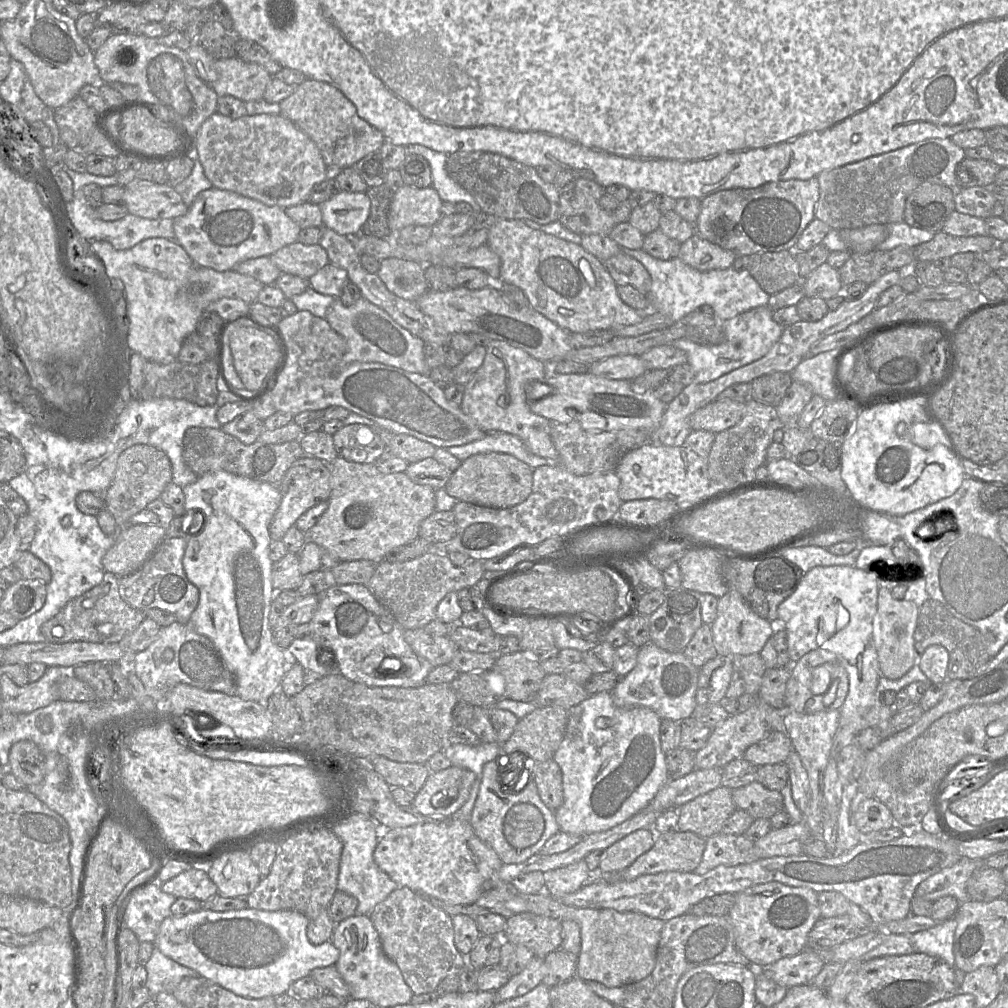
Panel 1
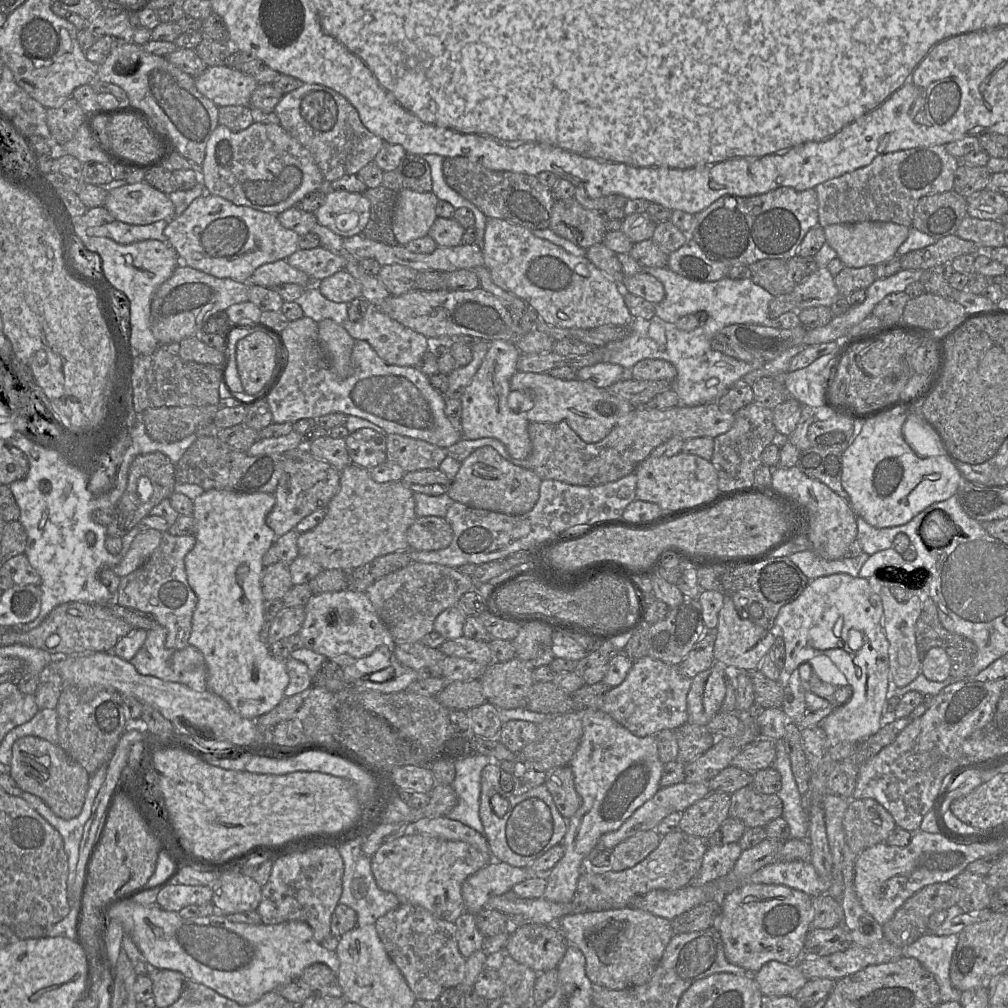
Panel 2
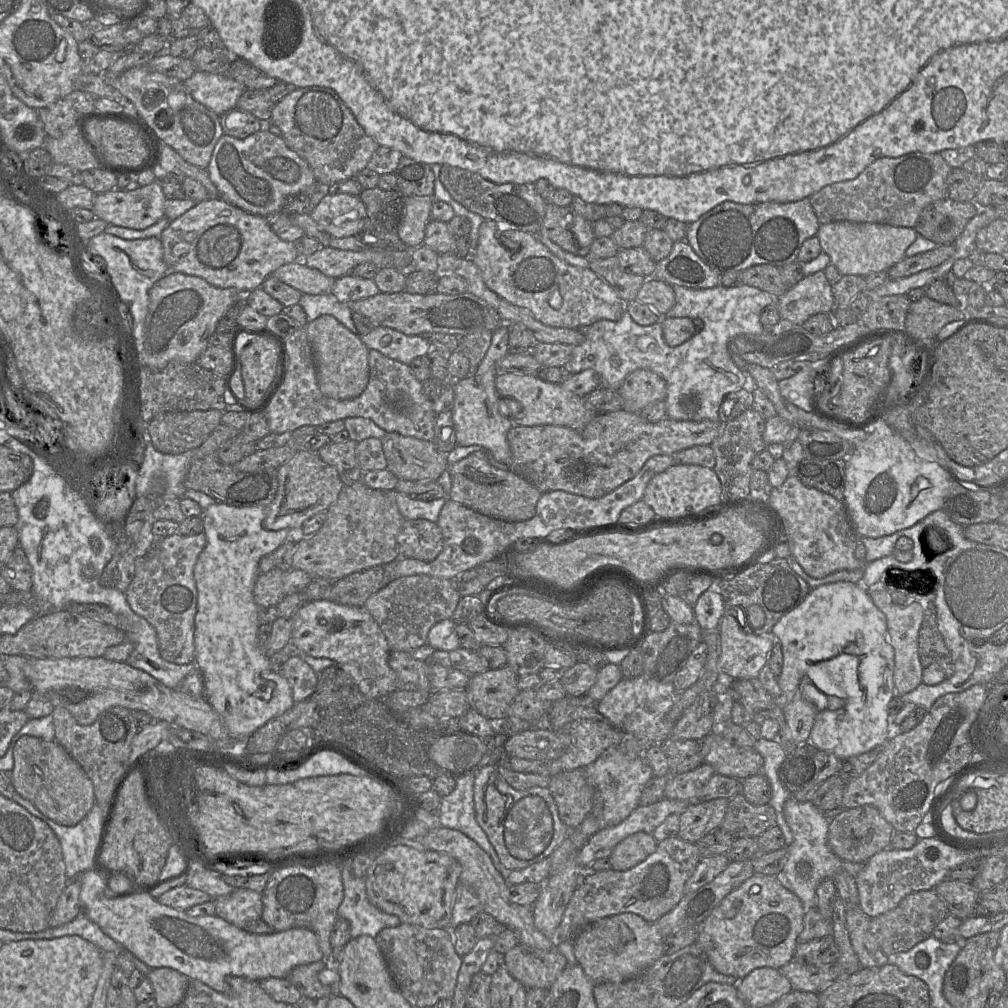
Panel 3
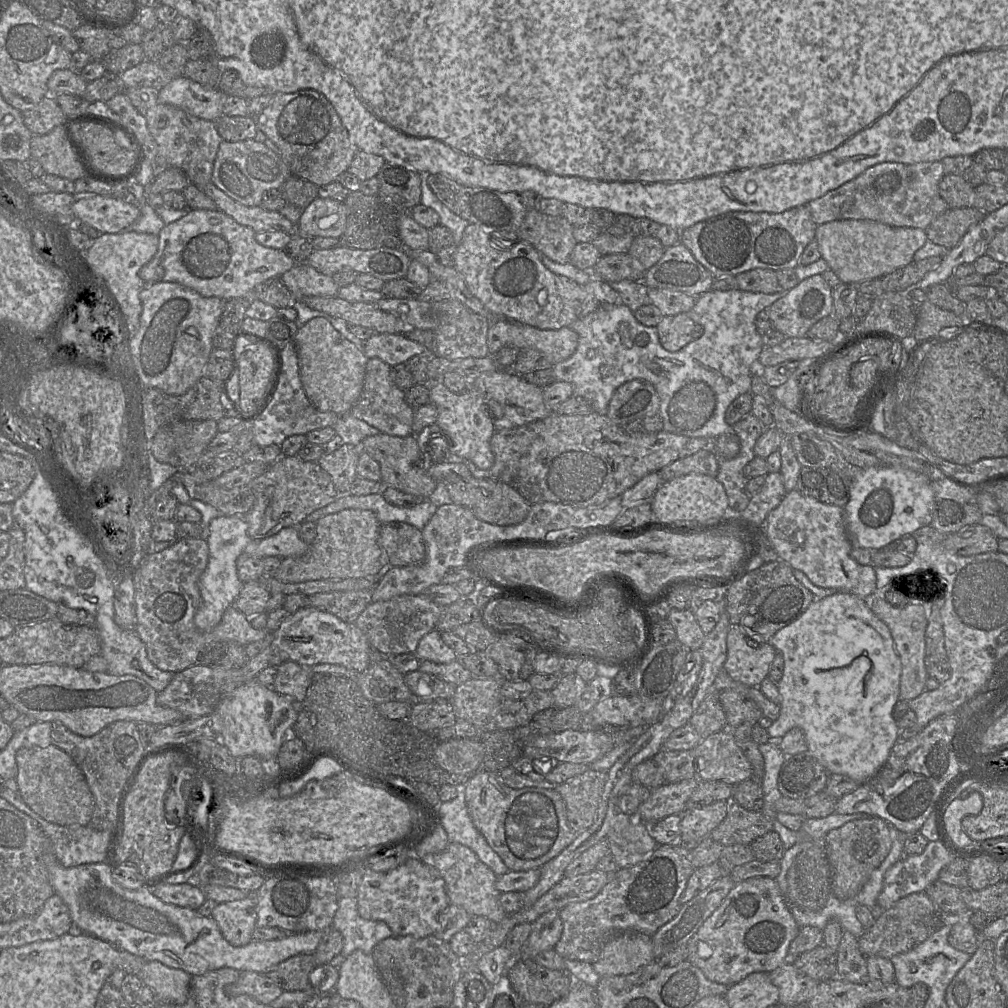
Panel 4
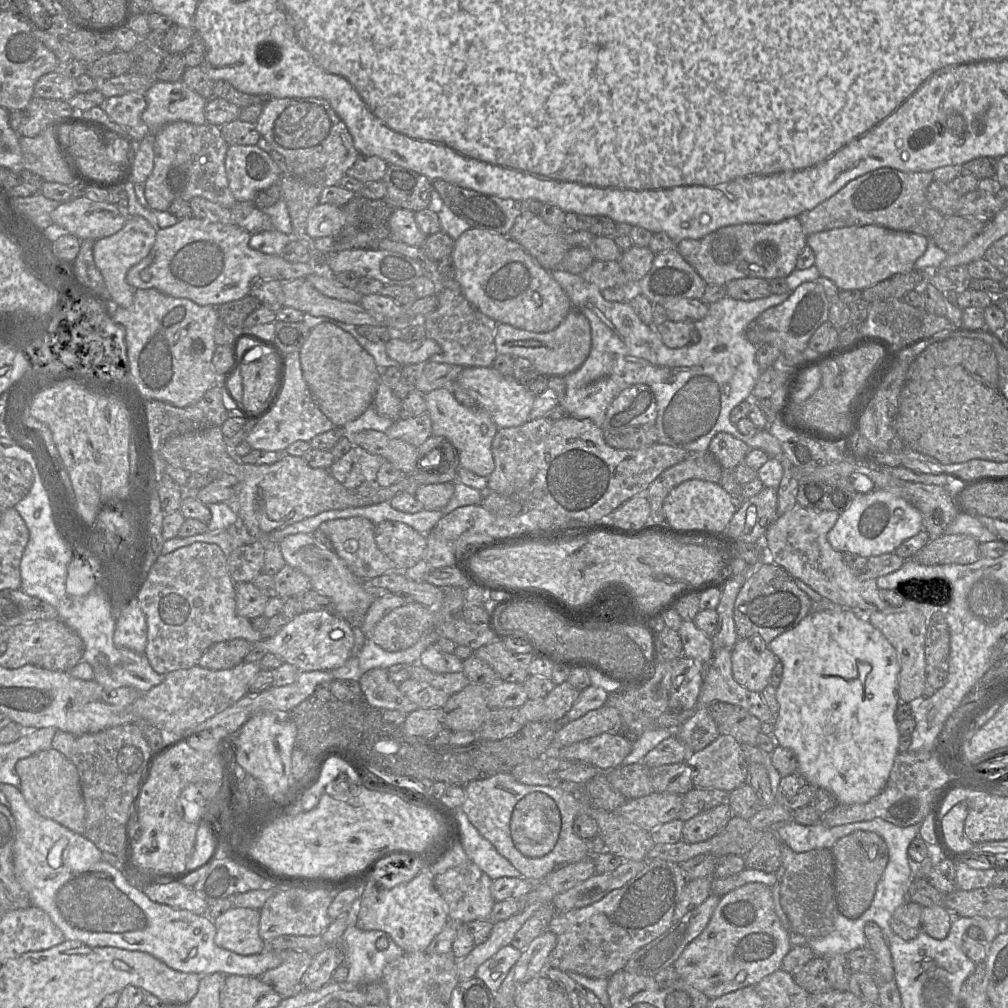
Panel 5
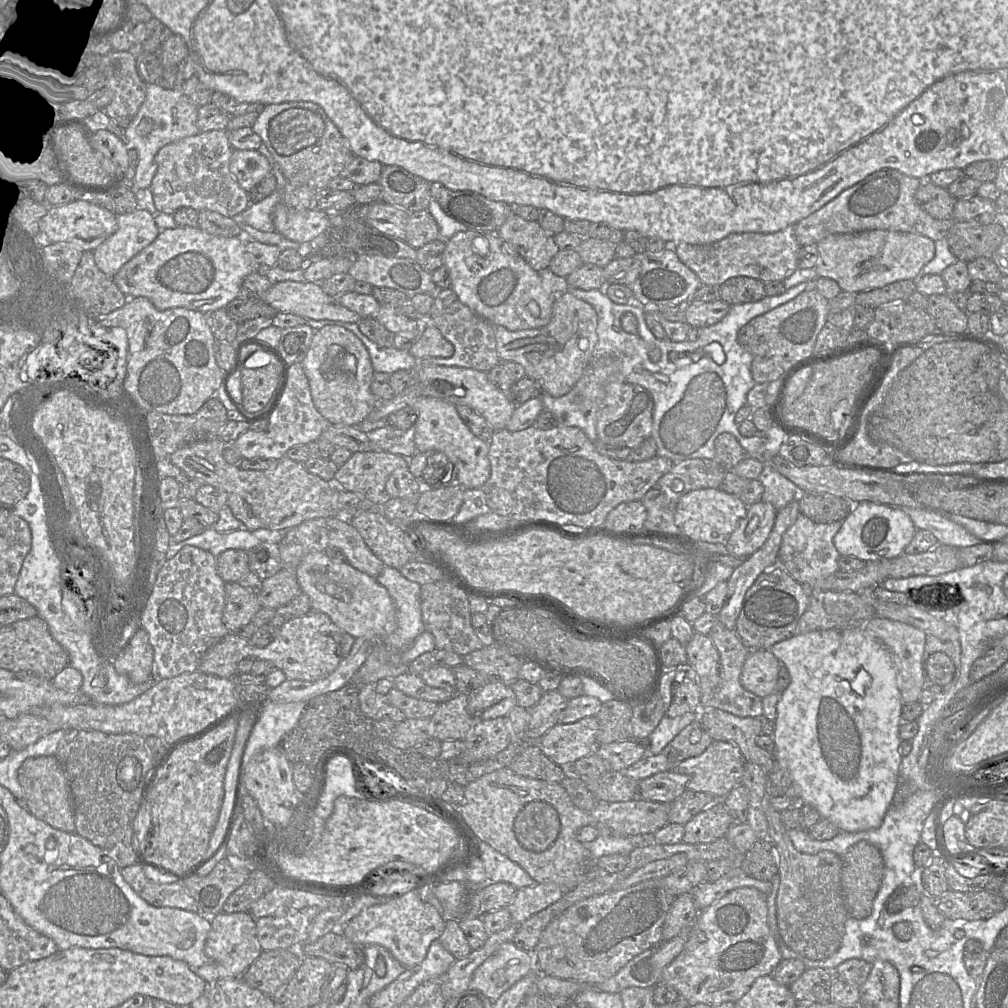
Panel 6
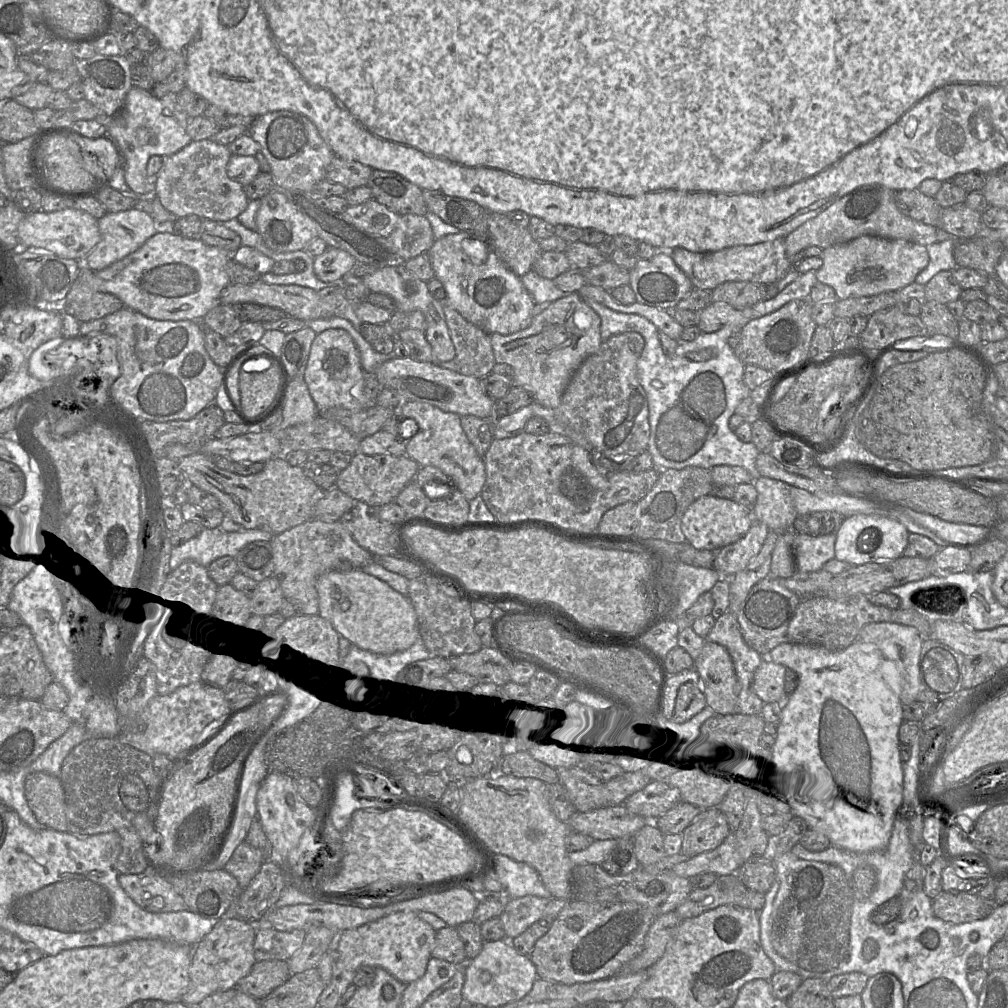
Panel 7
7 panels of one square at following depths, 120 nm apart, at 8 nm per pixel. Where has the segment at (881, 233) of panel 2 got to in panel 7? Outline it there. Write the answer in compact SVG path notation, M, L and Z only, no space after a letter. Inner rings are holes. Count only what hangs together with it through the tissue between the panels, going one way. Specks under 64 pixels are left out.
M864 235L823 249L823 264L816 270L817 281L832 287L838 300L849 297L873 296L887 291L898 291L915 282L917 275L928 265L927 247L907 240Z

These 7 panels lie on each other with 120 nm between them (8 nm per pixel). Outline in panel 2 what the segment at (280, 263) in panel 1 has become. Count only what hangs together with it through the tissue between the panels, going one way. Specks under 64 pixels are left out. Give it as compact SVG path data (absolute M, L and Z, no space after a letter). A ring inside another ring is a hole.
M323 247L298 249L286 259L286 262L306 273L315 283L345 269L345 260Z

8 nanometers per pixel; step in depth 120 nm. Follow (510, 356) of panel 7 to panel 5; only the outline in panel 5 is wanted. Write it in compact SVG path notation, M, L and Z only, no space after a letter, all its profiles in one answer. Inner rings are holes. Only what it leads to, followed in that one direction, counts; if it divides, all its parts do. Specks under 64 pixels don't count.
M573 308L564 320L549 332L532 332L515 328L509 324L498 324L495 345L498 354L508 354L516 358L526 358L534 366L535 371L548 376L565 376L576 371L587 359L591 350L591 327L589 320L576 308Z

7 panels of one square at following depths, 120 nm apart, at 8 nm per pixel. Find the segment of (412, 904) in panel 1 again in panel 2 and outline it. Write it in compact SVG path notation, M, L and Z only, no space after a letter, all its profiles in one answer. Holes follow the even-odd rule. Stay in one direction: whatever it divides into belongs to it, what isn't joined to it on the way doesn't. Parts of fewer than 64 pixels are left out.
M400 903L396 909L378 918L374 926L385 952L400 970L416 999L437 1000L445 989L458 987L463 982L466 974L466 958L458 949L456 925L453 922L438 919L421 906Z

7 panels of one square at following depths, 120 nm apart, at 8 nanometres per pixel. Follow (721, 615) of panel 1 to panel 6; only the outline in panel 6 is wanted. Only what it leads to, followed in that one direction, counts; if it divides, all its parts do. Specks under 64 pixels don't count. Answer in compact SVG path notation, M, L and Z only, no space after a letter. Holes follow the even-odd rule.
M749 650L740 675L743 687L764 698L776 692L780 661L770 650Z

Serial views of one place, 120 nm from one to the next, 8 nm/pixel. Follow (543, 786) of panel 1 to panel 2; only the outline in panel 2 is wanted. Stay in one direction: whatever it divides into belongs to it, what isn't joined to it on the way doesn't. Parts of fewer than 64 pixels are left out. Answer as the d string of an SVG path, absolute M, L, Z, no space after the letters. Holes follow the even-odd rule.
M569 766L555 767L546 771L543 785L564 819L568 820L577 812L581 799L575 790L573 772Z

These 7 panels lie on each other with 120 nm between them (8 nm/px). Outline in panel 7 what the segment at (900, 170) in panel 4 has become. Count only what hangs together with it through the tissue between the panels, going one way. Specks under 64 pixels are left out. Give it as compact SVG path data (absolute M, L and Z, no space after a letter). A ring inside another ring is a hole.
M865 185L845 194L783 238L787 257L792 259L810 246L825 249L864 235L907 240L924 246L937 242L939 228L905 215L896 204L896 192L881 185Z

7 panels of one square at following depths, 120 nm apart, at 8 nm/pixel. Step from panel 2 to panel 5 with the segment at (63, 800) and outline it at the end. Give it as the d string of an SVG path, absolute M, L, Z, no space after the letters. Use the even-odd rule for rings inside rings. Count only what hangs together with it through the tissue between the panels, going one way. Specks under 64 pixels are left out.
M52 748L20 759L15 764L15 770L20 779L19 790L35 812L83 835L85 803L77 769L70 760Z

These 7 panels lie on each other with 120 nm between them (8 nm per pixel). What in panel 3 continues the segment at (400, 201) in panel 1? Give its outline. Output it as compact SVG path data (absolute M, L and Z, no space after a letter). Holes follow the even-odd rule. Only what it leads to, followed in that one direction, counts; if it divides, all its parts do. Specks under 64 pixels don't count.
M433 196L404 197L399 238L413 250L423 244L427 223L431 220Z

